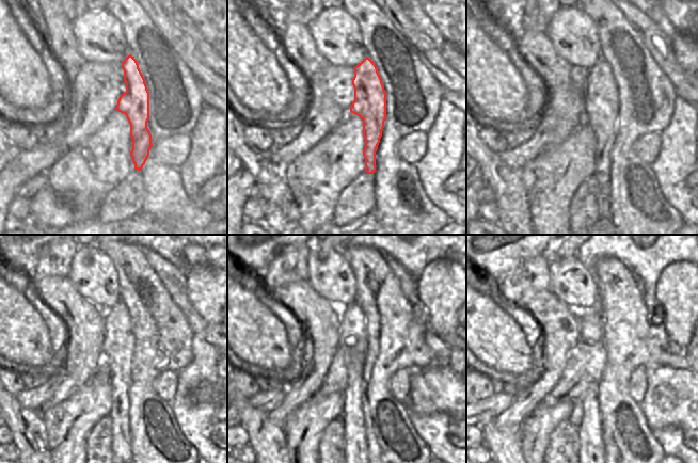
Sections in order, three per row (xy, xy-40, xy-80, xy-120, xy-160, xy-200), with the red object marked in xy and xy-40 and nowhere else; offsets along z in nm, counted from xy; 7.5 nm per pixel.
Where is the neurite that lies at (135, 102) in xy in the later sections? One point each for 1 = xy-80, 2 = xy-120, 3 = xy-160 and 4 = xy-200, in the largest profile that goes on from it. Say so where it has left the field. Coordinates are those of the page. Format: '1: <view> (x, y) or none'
1: xy-80 (601, 95)
2: xy-120 (119, 346)
3: xy-160 (352, 335)
4: xy-200 (590, 444)

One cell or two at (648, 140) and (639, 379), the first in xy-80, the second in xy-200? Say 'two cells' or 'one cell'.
one cell

